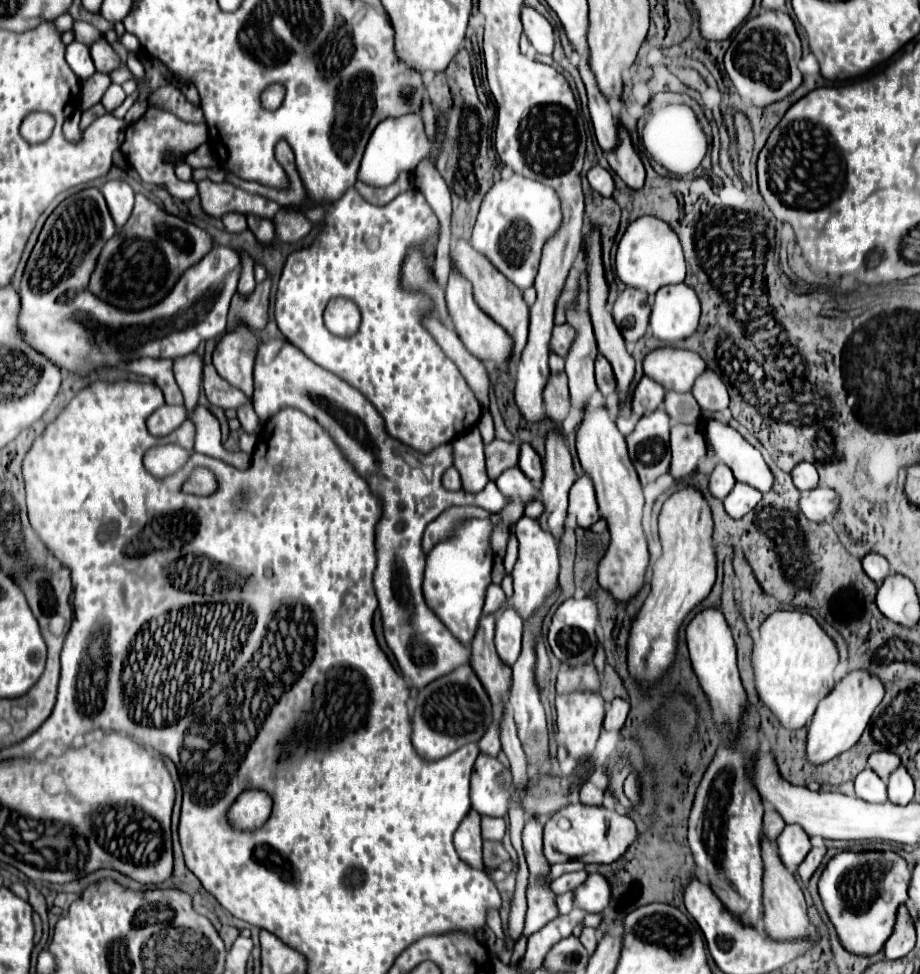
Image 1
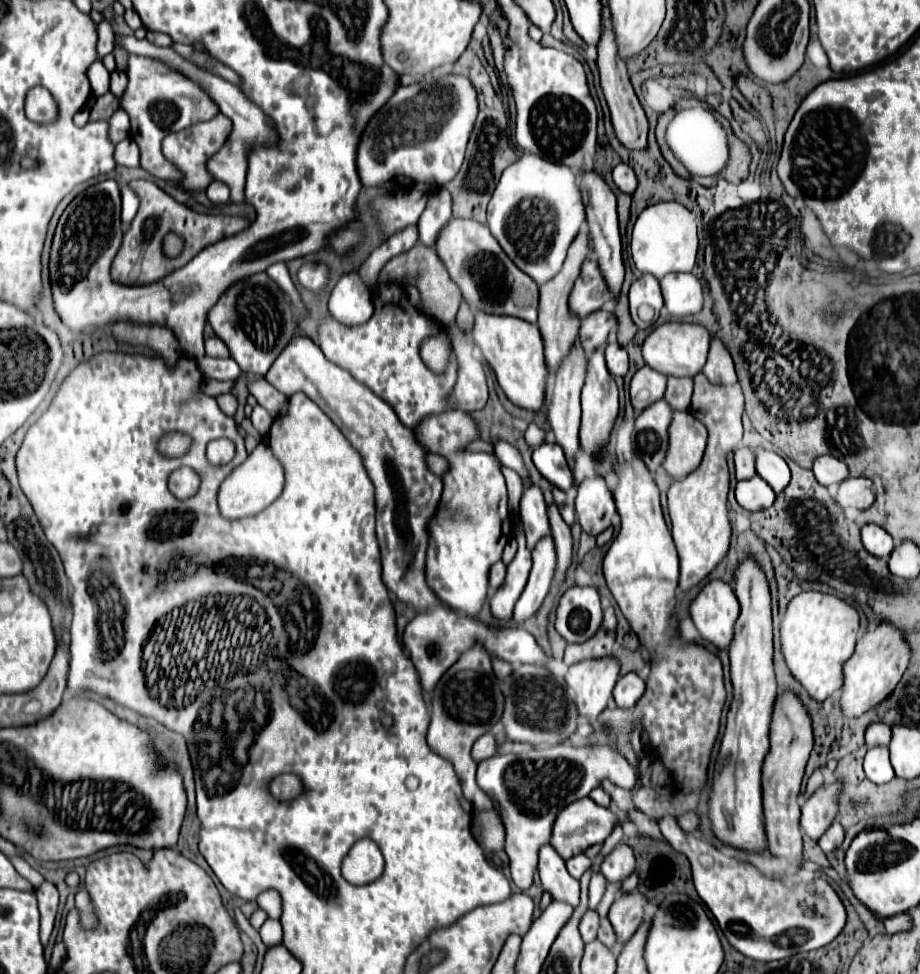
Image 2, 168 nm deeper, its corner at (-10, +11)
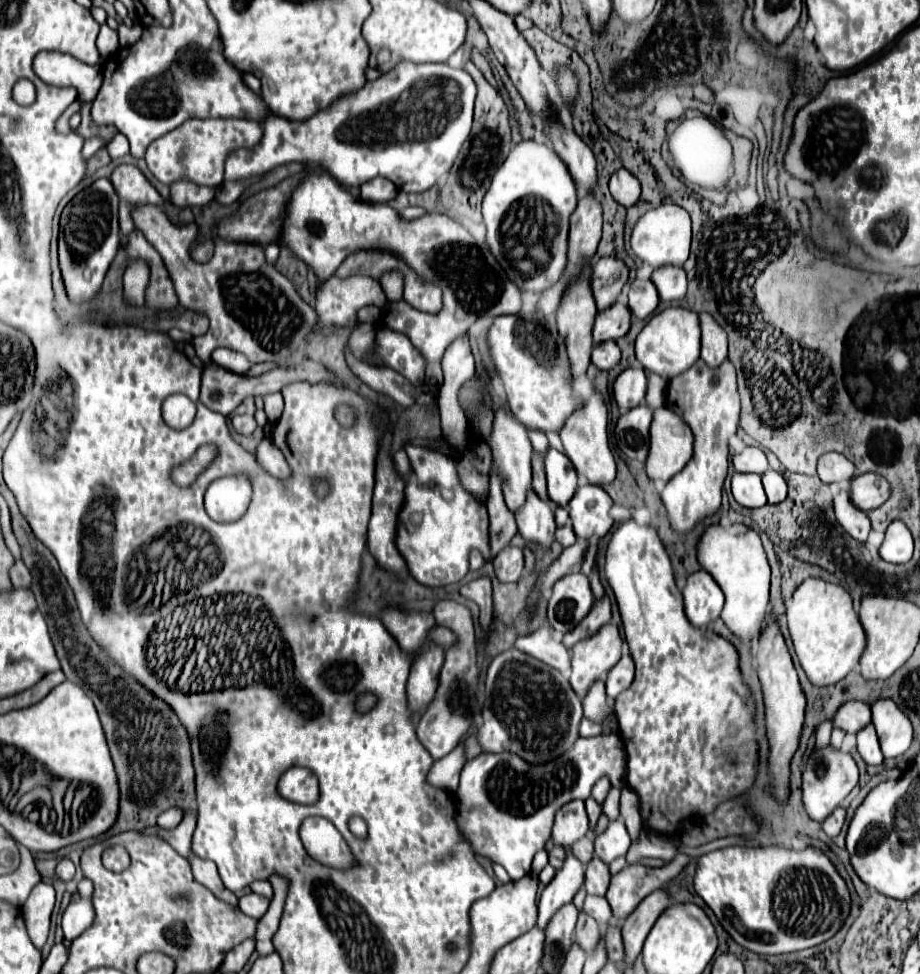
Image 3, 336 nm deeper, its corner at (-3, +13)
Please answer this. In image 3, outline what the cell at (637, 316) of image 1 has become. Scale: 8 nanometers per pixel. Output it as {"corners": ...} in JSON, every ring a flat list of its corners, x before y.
{"corners":[[635,279,629,289,629,307,633,315,639,319,645,319,657,309,657,305,659,305,659,295,655,285,651,281]]}

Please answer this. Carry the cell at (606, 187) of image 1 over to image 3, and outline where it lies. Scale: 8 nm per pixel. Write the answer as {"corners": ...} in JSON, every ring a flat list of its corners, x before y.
{"corners":[[619,169,617,173,613,173,609,189,613,199,619,201,619,205,623,205,625,209,633,207,641,197,641,183,627,169]]}

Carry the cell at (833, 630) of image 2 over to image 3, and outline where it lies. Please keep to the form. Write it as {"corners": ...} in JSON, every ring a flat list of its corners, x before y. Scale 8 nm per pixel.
{"corners":[[807,579,801,583,801,587,793,593,793,599,787,603,787,621,801,667,805,669,809,681,819,687,833,685,841,681,845,675,849,675,857,667,859,655,863,655,863,647,867,647,867,637,863,635,863,625,859,623,859,617,853,609,851,595,841,585,823,579]]}

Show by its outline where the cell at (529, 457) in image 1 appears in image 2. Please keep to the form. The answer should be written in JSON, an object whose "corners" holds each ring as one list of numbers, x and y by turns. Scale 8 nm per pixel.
{"corners":[[542,443,538,449,534,449,532,459,538,471,558,489,566,491,572,485,572,469,568,467,560,445]]}

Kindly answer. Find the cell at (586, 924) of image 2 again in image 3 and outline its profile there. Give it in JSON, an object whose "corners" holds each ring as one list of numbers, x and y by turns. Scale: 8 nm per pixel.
{"corners":[[587,895,587,897,585,897,583,911,585,911,587,915,591,915,601,927,607,925,607,923,613,919,611,907,609,907,607,899,605,899,605,897,599,897,599,895]]}

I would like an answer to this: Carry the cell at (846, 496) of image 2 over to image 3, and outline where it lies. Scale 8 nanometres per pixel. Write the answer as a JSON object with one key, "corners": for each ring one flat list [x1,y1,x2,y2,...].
{"corners":[[863,473,851,479,851,499,861,511,877,509,891,495,891,485,877,473]]}

